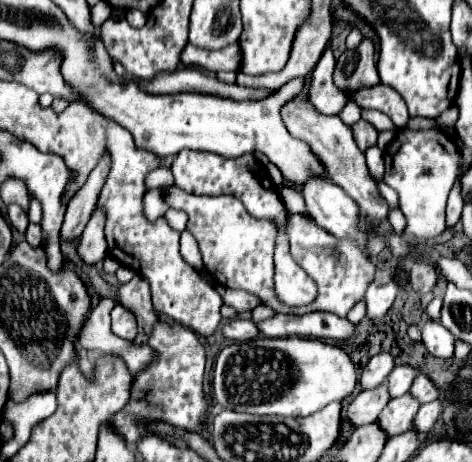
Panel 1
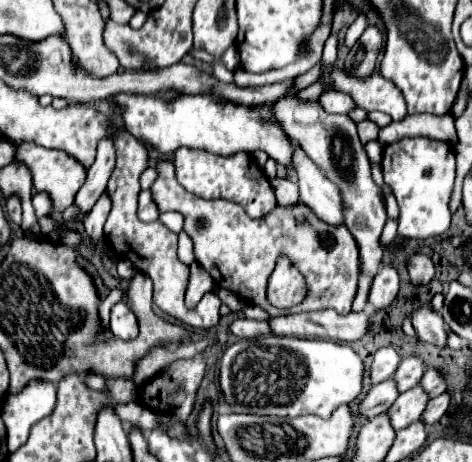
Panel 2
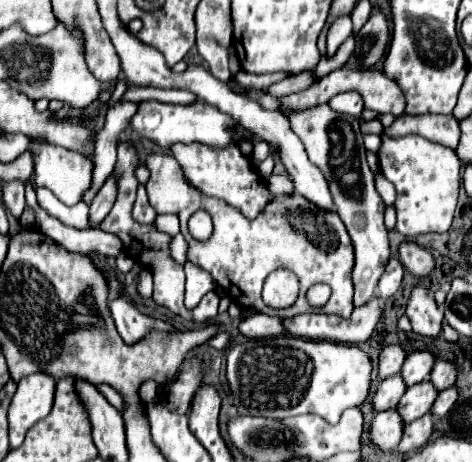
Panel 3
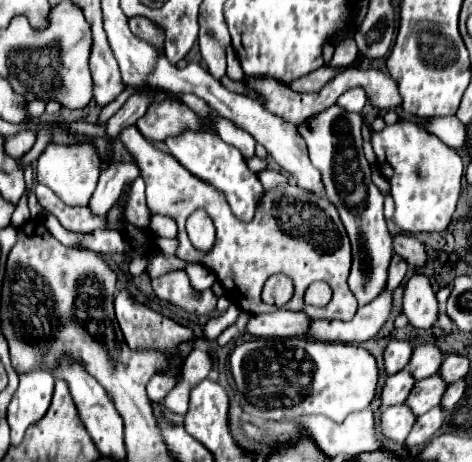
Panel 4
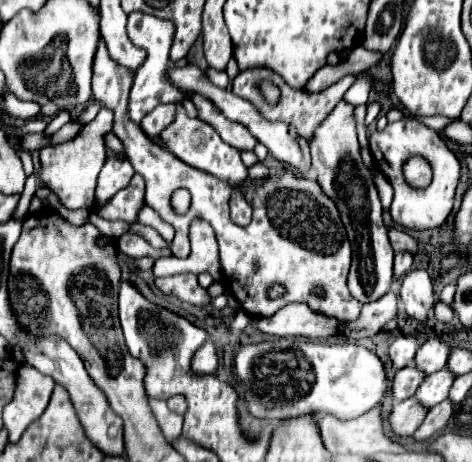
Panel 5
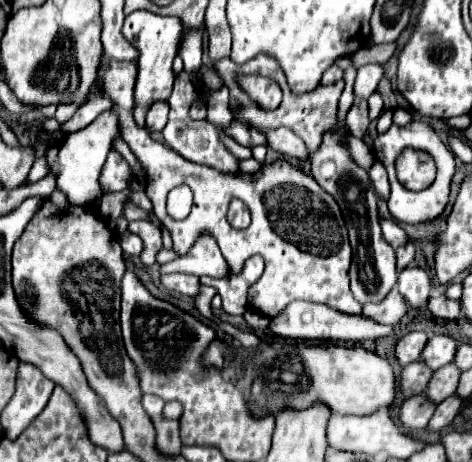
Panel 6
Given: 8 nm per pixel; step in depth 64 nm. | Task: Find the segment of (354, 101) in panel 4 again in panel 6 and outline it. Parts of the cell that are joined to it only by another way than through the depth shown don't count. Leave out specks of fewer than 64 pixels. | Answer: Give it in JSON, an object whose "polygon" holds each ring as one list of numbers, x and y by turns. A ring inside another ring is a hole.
{"polygon":[[380,64,362,66,356,74,356,80,354,80,354,96,368,100,368,96,376,90,380,78,382,78,382,66]]}

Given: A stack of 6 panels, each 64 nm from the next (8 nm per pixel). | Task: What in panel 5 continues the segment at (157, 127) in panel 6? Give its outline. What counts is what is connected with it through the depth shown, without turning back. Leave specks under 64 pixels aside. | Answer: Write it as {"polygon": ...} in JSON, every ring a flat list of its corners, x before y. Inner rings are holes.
{"polygon":[[160,104,148,114,148,118,144,118,140,122,140,126,142,126,142,130,148,138,158,138,160,132,164,128,168,128,168,124,172,124,174,116,176,116,176,106,174,104,164,104,164,106]]}

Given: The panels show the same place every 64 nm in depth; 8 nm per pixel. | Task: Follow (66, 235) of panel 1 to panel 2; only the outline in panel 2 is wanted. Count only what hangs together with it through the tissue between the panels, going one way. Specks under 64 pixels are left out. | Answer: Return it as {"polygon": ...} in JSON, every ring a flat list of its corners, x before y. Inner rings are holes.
{"polygon":[[106,138,98,144,98,154,96,160,92,164,92,168,86,174,86,180,82,184,82,188,76,194,74,204,80,208,80,212,86,216,92,206,96,204,96,200,102,196,102,192,106,190,108,178,112,174,114,168,114,146,112,142]]}

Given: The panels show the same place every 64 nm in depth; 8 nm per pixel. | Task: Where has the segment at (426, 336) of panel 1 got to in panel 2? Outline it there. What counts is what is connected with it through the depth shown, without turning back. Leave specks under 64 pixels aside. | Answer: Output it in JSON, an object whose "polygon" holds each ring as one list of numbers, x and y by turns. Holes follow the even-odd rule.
{"polygon":[[418,306,418,310,412,314,412,324,422,342,428,342,438,348,446,348,448,344,446,324,442,316,434,312,430,306]]}

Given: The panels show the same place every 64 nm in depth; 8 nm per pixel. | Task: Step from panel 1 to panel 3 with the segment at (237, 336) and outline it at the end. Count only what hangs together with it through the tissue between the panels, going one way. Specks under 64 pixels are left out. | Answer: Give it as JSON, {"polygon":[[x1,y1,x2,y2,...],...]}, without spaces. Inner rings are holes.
{"polygon":[[254,314,250,318,244,318,238,324,238,330,246,338,268,338,268,336,280,336,280,334,284,334,284,330,282,330,282,318,266,316,266,314]]}

